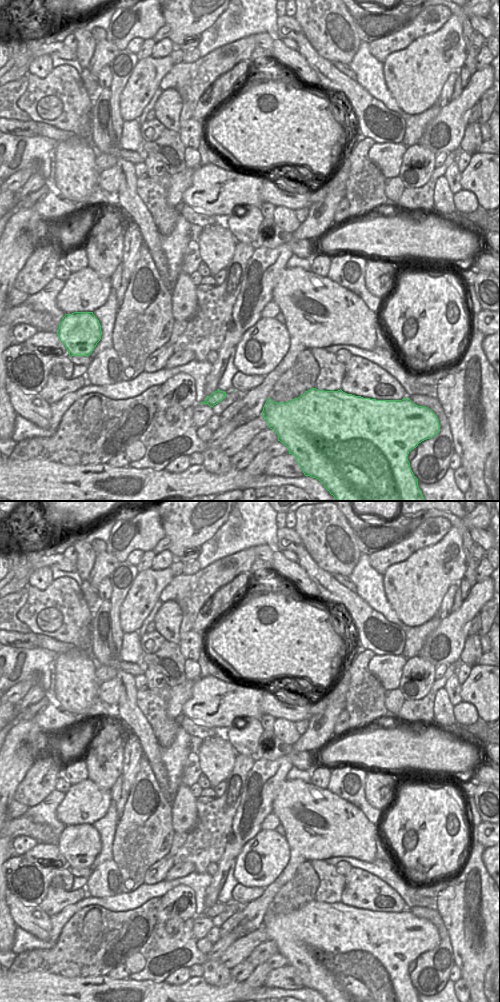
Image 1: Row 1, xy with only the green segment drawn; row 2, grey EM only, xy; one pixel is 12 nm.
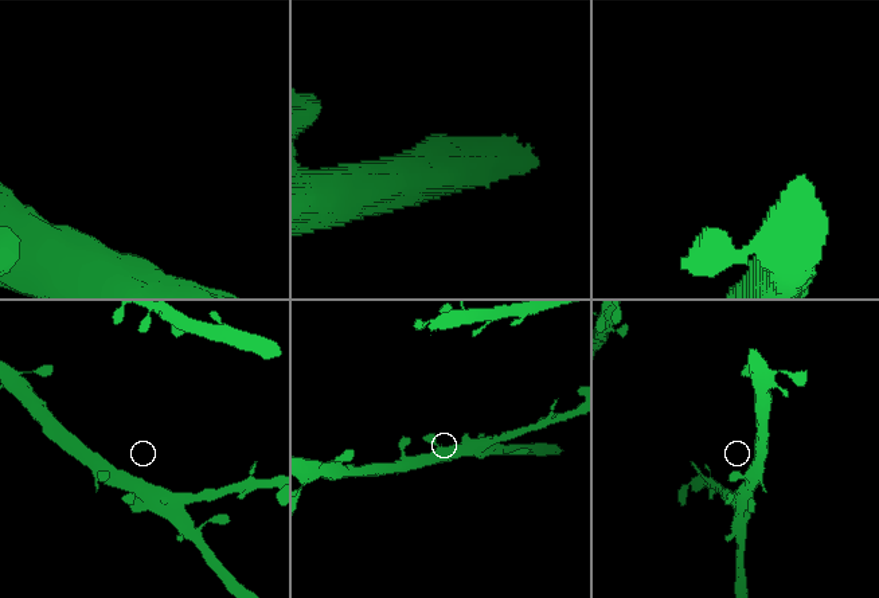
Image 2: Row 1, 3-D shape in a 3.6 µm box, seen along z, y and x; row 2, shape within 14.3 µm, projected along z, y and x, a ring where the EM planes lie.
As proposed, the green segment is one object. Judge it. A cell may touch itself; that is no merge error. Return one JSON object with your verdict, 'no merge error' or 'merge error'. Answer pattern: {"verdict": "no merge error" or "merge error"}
{"verdict": "no merge error"}

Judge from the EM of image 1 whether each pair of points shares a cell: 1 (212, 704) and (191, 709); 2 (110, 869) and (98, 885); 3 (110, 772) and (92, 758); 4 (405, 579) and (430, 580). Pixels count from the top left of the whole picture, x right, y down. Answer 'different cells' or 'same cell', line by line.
1: same cell
2: same cell
3: same cell
4: same cell

